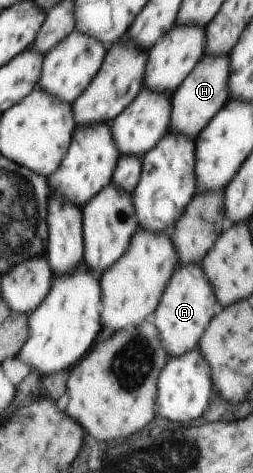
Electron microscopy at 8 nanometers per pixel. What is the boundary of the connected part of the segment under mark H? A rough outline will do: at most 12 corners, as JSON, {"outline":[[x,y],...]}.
{"outline":[[229,53],[202,55],[170,97],[193,141],[228,99]]}

